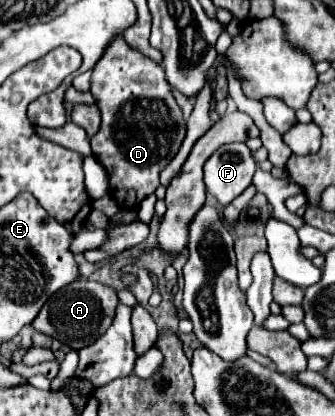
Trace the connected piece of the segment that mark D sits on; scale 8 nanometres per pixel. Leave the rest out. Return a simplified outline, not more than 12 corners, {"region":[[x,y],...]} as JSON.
{"region":[[123,35],[93,67],[91,137],[133,211],[185,139],[153,59]]}

